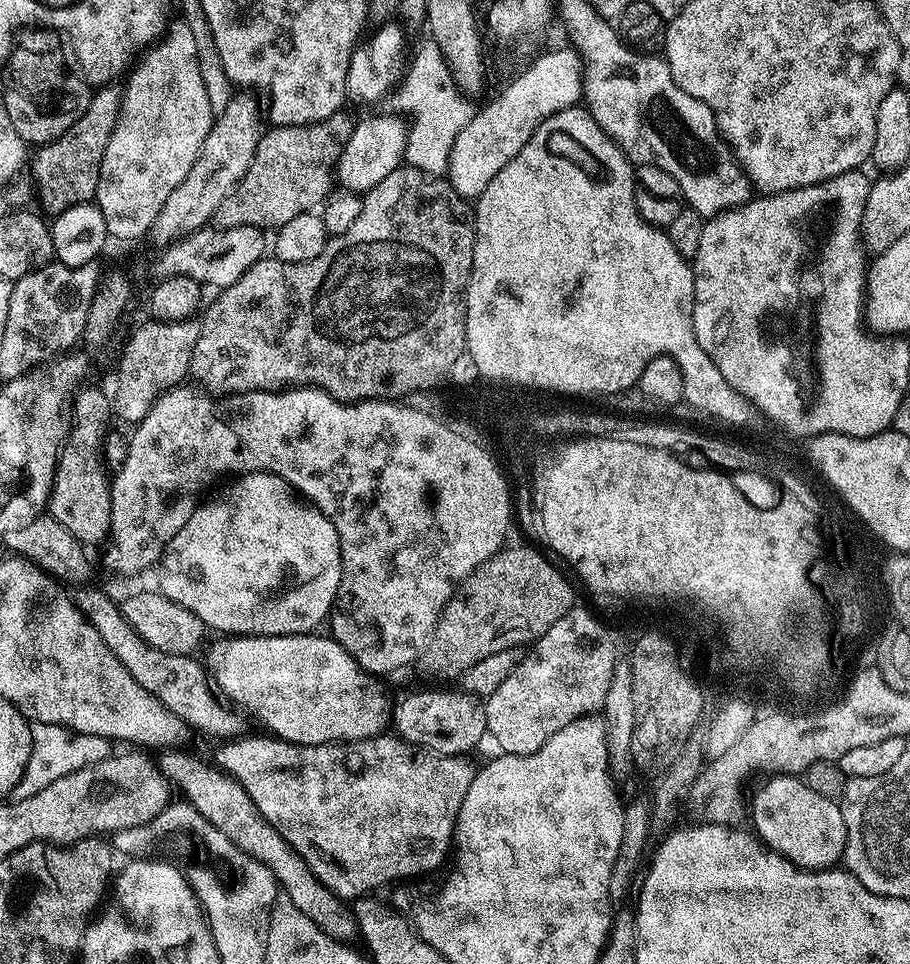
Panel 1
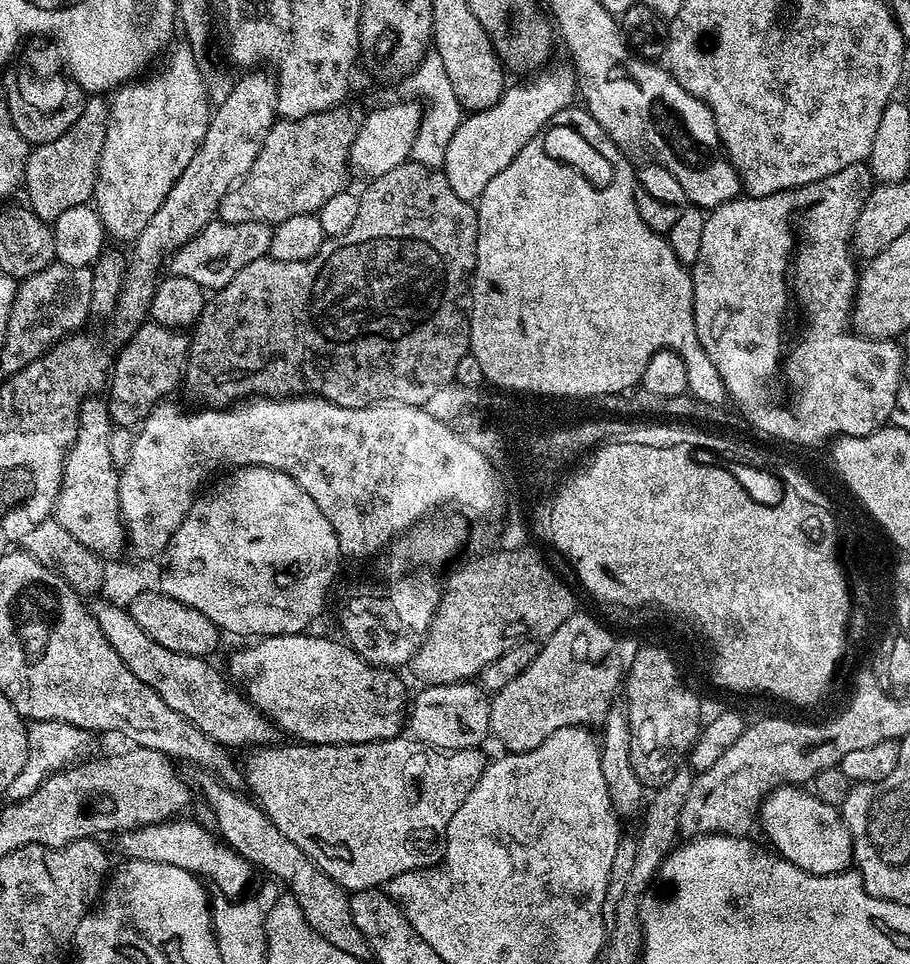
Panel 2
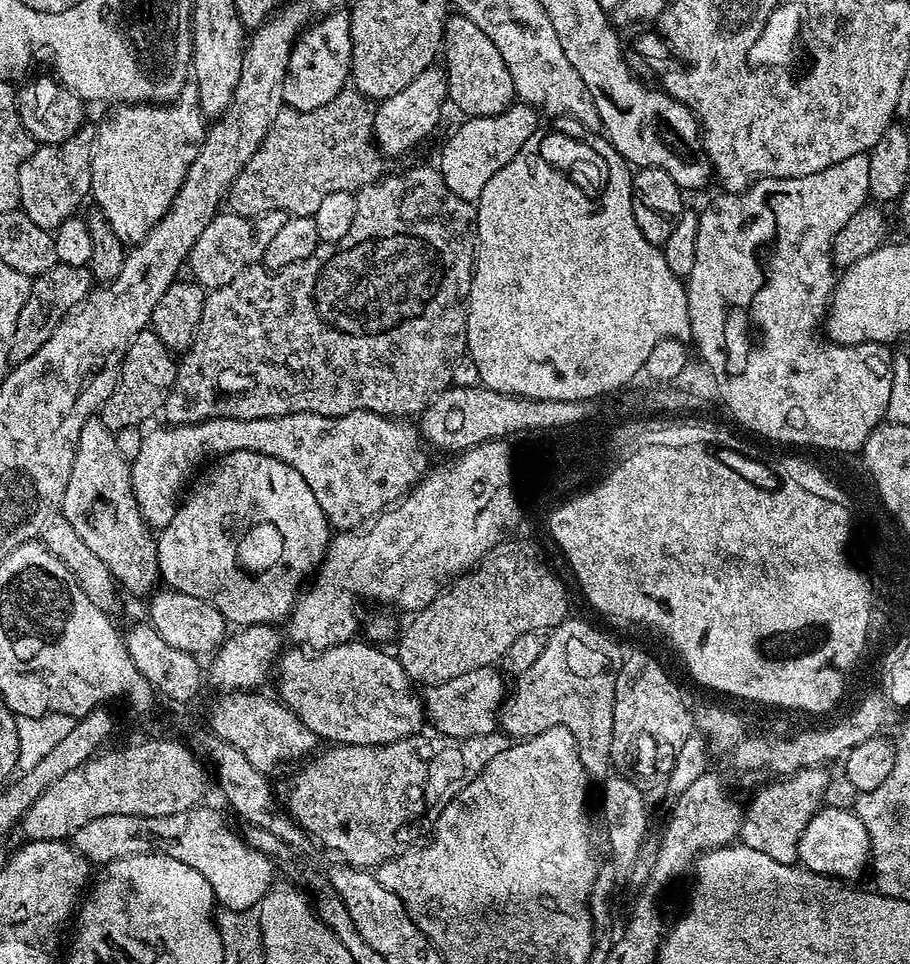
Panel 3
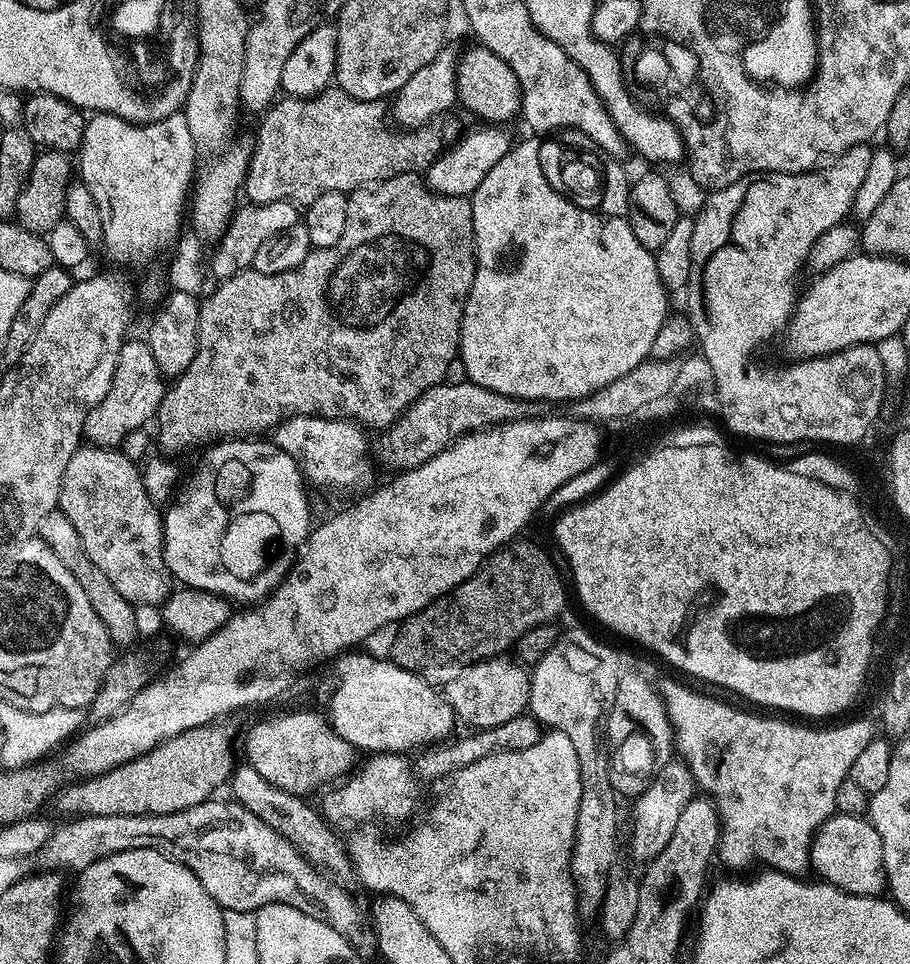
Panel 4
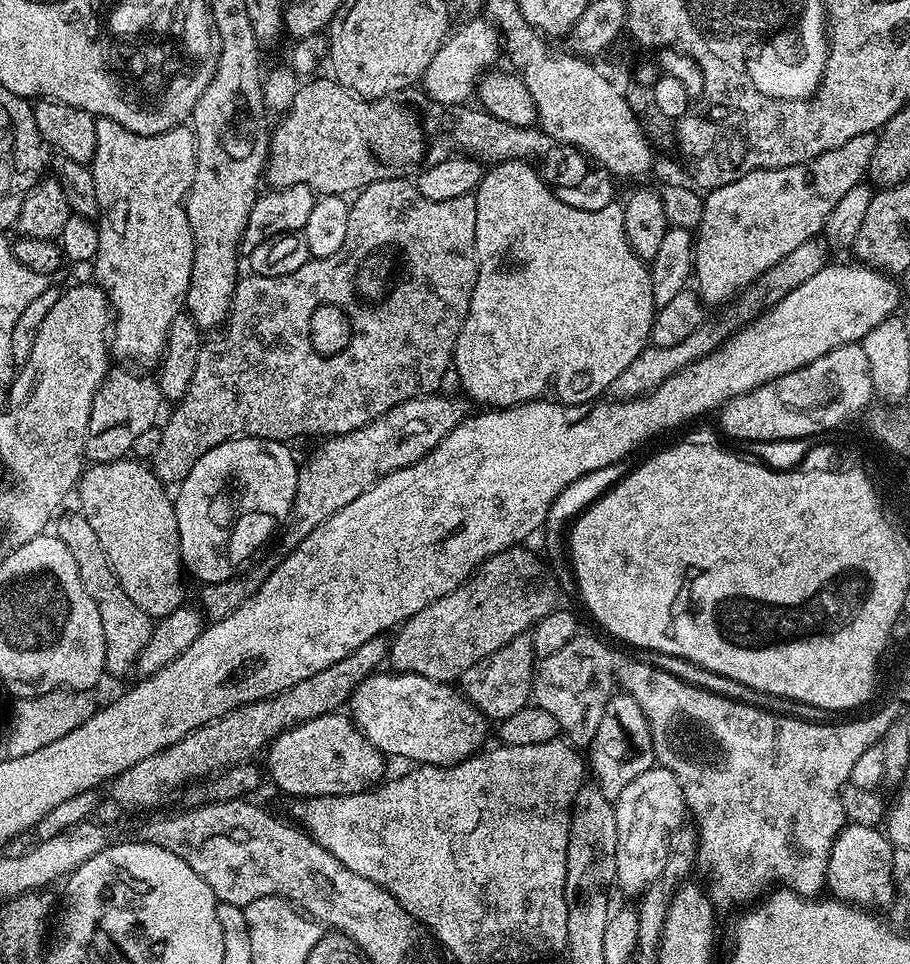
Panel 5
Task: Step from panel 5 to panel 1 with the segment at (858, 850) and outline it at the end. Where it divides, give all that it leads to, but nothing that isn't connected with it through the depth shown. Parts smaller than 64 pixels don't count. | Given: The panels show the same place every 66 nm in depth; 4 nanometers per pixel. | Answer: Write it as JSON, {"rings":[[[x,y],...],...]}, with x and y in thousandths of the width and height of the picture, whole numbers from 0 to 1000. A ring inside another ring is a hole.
{"rings":[[[848,803],[843,808],[824,826],[824,855],[826,851],[830,866],[878,900],[910,902],[922,897],[930,878],[930,853],[922,833],[890,820],[878,804]]]}

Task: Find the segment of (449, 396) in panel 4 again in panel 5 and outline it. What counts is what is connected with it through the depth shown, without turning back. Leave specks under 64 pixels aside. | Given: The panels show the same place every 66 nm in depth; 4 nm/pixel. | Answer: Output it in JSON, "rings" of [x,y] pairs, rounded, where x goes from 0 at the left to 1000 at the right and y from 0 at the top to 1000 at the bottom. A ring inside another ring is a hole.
{"rings":[[[484,410],[456,411],[454,415],[447,415],[433,421],[423,432],[409,436],[402,442],[391,444],[375,452],[359,453],[353,465],[345,466],[343,474],[335,481],[333,478],[329,482],[325,492],[325,511],[319,532],[320,538],[315,540],[314,547],[311,549],[311,552],[313,551],[312,560],[316,566],[331,564],[346,548],[354,546],[354,541],[358,541],[358,537],[363,537],[368,531],[376,529],[376,525],[385,525],[385,521],[389,521],[389,517],[393,517],[393,512],[407,508],[407,504],[411,504],[424,492],[454,481],[470,471],[477,463],[485,461],[495,450],[495,446],[499,446],[512,435],[516,424],[513,423],[515,420],[509,414],[505,414],[507,416],[496,415],[492,411]]]}

